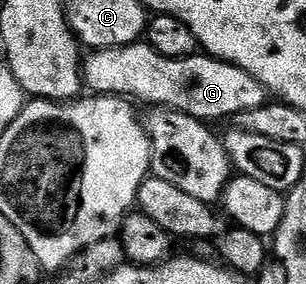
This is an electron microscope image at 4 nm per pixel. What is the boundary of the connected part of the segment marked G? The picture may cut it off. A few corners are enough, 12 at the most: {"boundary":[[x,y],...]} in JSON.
{"boundary":[[145,41],[91,50],[94,95],[203,121],[268,101],[235,63],[164,57]]}

